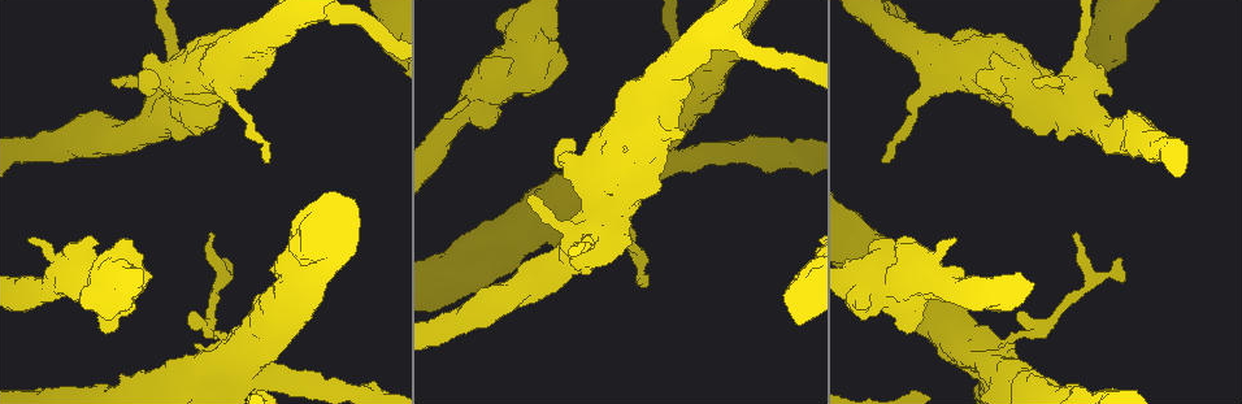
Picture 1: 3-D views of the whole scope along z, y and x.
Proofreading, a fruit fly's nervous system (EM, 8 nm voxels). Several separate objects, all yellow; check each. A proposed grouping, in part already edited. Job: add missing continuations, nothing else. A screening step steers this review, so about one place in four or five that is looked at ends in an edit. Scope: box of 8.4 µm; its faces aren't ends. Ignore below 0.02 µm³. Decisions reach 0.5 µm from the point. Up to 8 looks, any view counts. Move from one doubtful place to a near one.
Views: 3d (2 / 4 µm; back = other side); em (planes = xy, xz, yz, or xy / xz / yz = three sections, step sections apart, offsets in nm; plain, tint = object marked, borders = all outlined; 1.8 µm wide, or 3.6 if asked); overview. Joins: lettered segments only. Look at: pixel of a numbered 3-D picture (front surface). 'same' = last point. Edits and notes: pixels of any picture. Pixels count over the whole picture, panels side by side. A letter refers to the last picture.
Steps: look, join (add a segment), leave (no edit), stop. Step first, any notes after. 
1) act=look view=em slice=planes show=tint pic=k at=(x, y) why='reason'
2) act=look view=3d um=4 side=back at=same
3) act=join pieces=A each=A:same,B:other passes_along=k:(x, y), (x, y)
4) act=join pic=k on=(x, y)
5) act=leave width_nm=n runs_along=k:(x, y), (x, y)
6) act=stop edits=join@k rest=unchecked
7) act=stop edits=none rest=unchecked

act=look view=em slice=planes show=borders pic=1 at=(210, 232) why='an open end'

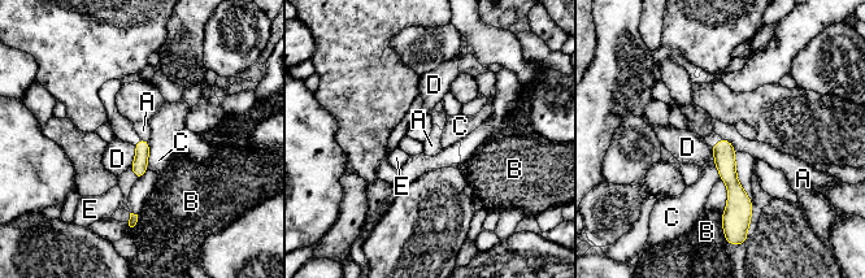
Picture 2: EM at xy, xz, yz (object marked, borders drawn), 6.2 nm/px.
act=leave longest_contact=C:190nm each=A:other,B:other,C:other,D:other,E:other found='no lettered segment goes on from it'

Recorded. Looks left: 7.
act=look view=em um=3.6 slice=xy step=8 show=borders pic=1 at=(796, 276) why='stops while still wide'

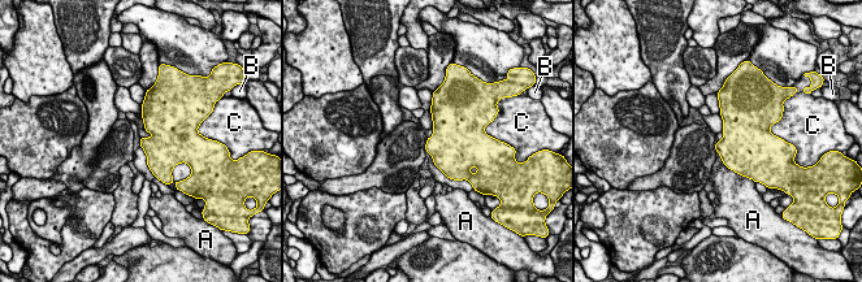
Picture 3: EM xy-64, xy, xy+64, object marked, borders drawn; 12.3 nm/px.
act=leave each=A:other,B:other,C:other border=3:(152, 134), (141, 138) found='none of them fits'

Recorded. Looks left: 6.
act=look view=em um=3.6 slice=xz step=8 show=tint pic=1 at=(233, 103) why='calibre changes'

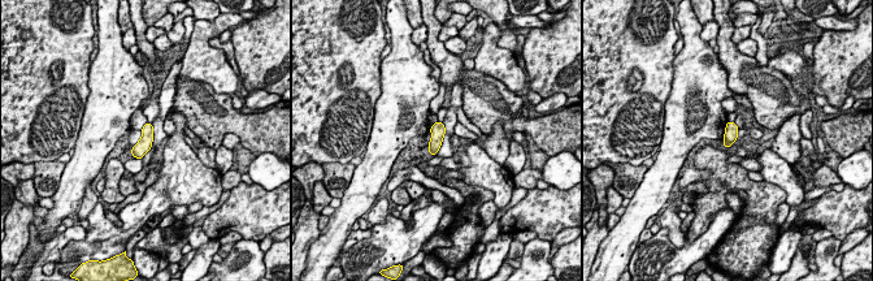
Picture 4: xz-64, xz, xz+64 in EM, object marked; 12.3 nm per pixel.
act=look view=em um=3.6 slice=planes show=tint at=same

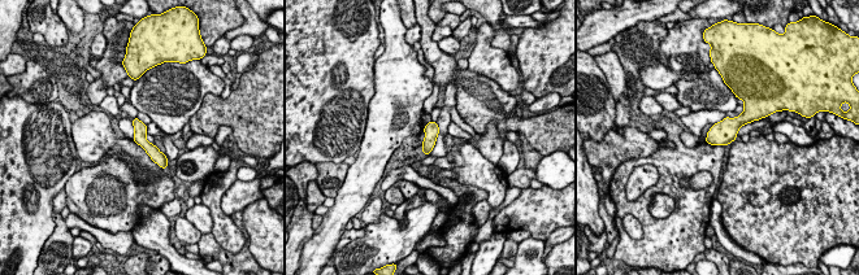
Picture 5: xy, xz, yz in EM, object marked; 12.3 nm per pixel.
act=look view=em um=3.6 slice=planes show=borders at=same why='what lies round it'

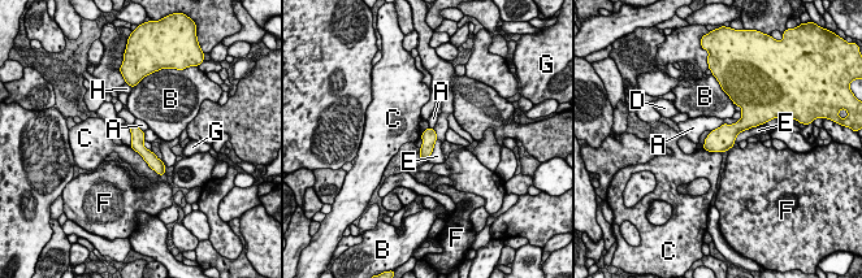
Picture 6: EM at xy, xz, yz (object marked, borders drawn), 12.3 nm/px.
act=leave each=A:other,B:other,C:other,D:other,E:other,F:other,G:other,H:other border=6:(436, 139), (433, 151), (425, 161) found='no lettered segment goes on from it'

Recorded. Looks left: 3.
act=stop edits=none rest=unchecked

